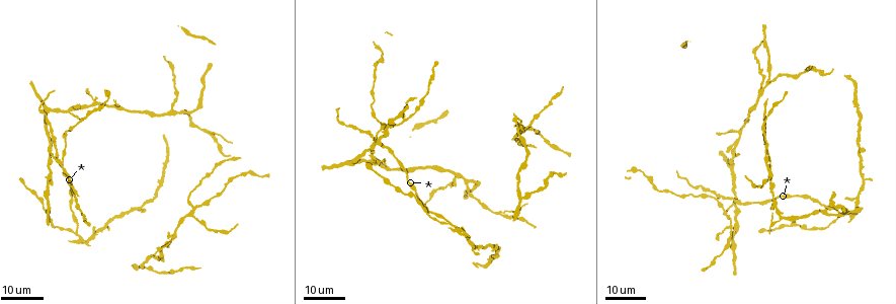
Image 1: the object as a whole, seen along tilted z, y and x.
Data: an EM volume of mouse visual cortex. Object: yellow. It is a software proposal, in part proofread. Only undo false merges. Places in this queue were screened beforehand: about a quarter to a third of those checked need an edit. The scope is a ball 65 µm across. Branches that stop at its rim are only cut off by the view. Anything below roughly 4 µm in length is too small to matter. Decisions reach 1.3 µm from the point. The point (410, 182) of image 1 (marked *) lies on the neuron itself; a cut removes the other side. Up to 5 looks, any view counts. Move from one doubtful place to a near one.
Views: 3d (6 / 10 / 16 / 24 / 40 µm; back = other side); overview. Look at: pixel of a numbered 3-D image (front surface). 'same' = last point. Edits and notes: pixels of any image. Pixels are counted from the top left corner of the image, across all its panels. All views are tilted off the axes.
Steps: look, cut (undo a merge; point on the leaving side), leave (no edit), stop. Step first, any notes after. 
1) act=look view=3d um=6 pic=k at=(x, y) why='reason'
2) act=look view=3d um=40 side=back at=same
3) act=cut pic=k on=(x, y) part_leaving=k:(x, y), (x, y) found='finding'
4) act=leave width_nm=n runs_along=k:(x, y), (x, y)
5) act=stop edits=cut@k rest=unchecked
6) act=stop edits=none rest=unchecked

act=look view=3d um=16 pic=1 at=(732, 204) why='four arms meet'

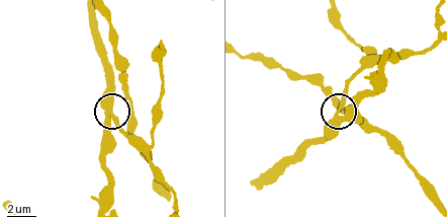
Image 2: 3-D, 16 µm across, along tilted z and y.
act=look view=3d um=6 pic=2 at=(339, 110) why='closer look'

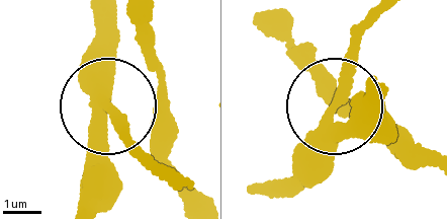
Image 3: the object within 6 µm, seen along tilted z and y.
act=look view=3d um=6 side=back pic=3 at=(334, 107)

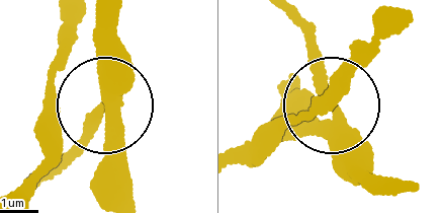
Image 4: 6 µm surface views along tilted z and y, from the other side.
act=leave found='one neuron here'

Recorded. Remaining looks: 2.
act=look view=3d um=24 pic=1 at=(172, 65)

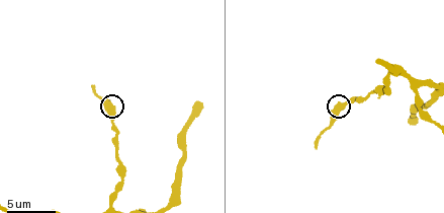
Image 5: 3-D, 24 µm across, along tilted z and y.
act=look view=3d um=6 pic=5 at=(339, 103)

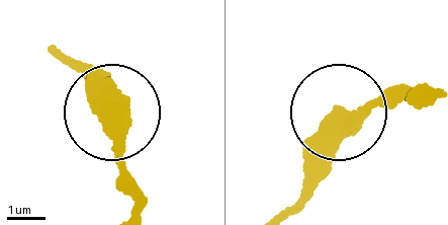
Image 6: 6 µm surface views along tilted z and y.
act=leave width_nm=440 runs_along=6:(435, 102), (338, 117), (306, 206) found='all the same neuron'

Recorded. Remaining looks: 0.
act=stop edits=none rest=unchecked

